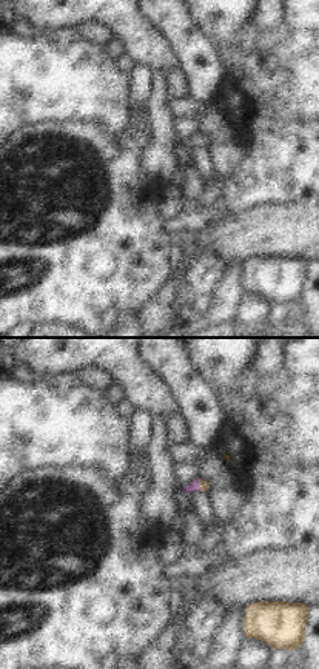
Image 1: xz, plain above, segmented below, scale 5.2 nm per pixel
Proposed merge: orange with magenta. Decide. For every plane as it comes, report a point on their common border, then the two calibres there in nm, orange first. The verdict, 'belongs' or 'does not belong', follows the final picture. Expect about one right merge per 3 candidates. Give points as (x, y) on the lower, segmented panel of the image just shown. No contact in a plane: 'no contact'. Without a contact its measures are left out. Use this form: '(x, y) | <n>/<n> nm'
(201, 484) | 50/50 nm

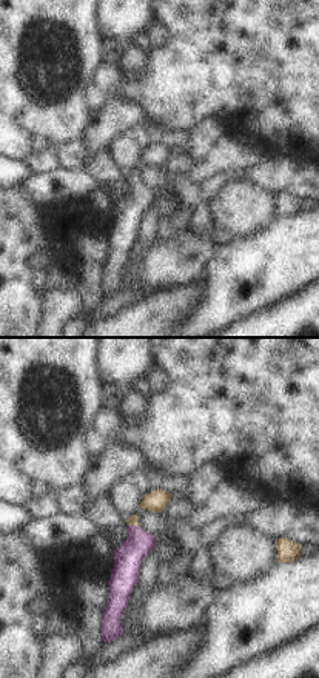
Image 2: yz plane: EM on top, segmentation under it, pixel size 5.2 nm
(134, 524) | 50/150 nm

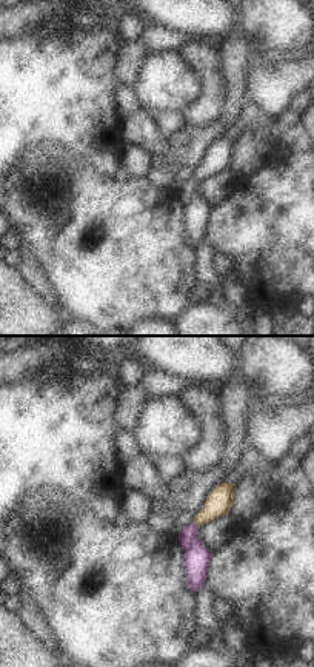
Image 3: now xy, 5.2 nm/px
(196, 522) | 130/140 nm

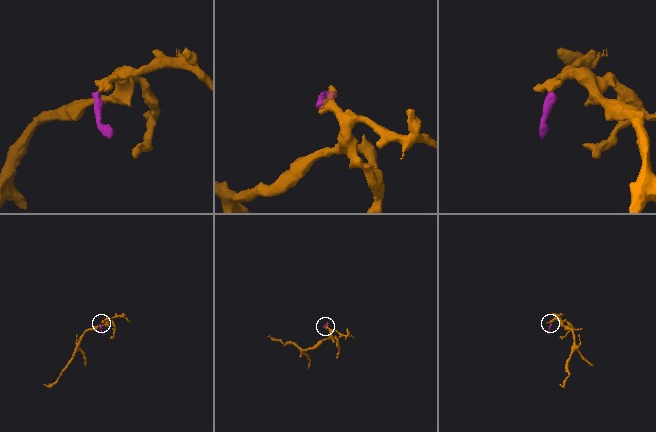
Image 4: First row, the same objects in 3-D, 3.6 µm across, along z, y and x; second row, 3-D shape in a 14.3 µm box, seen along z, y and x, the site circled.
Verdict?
belongs

